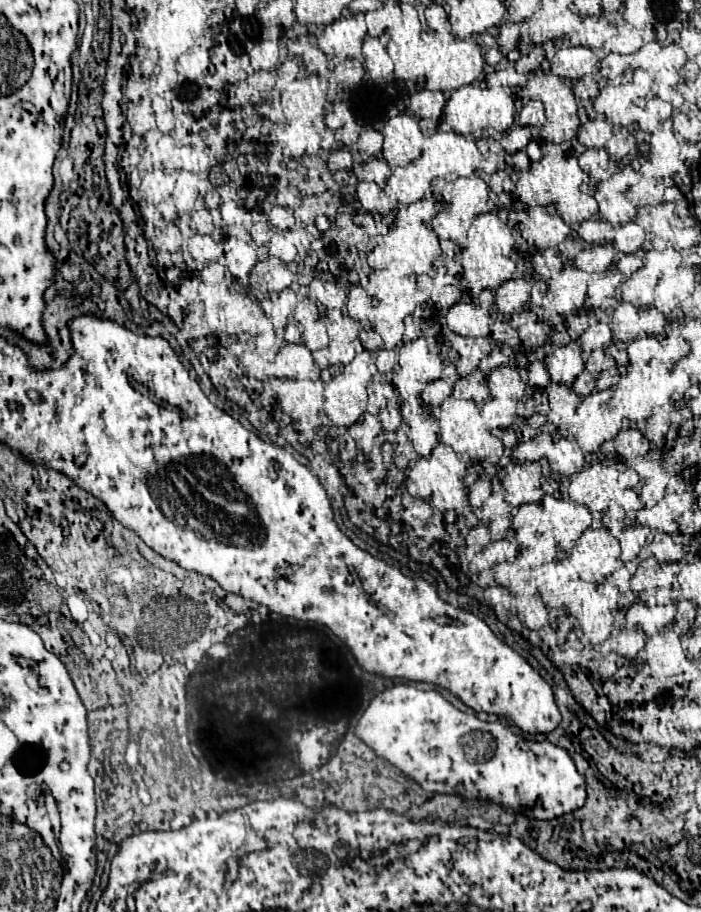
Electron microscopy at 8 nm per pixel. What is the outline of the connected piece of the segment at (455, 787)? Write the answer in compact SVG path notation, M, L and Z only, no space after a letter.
M410 684L384 690L362 714L356 734L426 792L492 800L536 820L558 818L586 802L586 780L564 748L530 742L502 722L484 722L460 712L436 690L418 690Z

